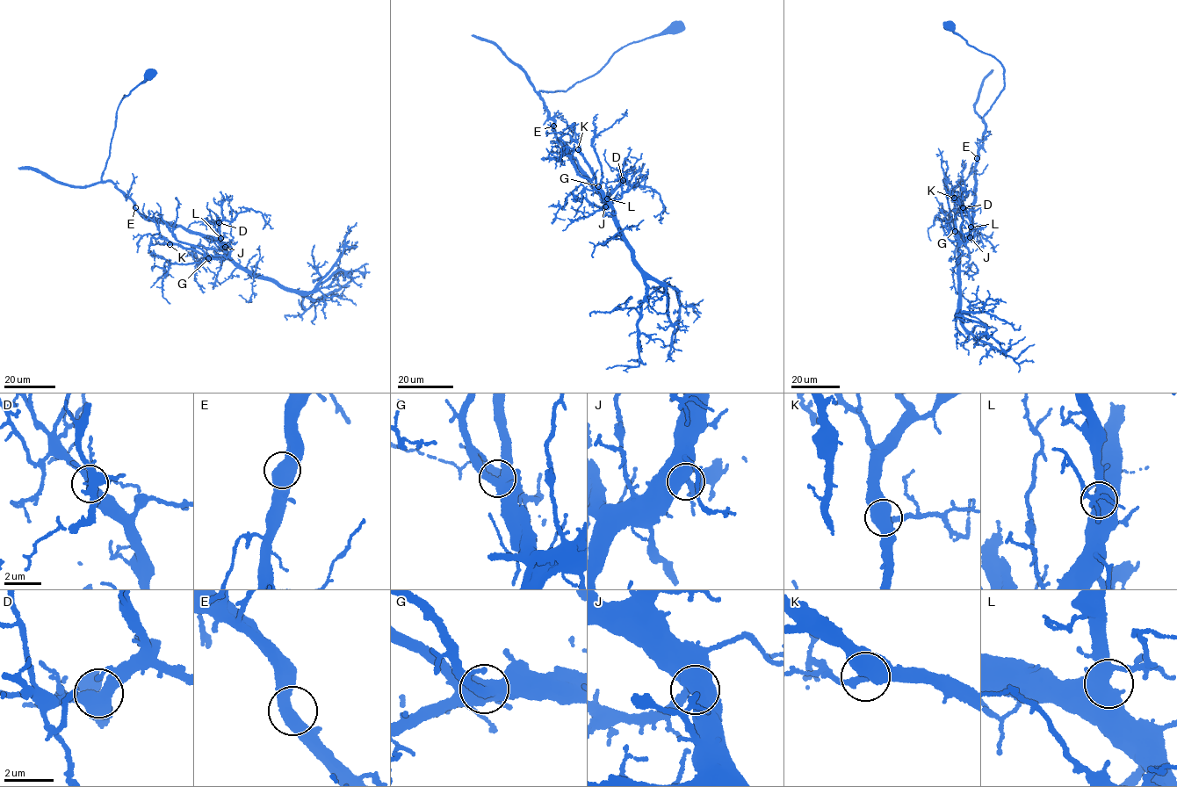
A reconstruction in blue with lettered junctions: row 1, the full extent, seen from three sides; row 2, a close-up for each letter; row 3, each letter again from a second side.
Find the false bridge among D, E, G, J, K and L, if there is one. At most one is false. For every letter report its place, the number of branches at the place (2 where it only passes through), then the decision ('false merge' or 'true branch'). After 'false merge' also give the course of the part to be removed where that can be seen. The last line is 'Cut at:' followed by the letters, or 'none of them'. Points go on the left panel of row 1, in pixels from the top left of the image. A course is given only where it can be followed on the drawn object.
D: (219, 222) | 3 | true branch
E: (135, 207) | 2 | true branch
G: (208, 258) | 2 | true branch
J: (225, 247) | 2 | true branch
K: (169, 244) | 2 | true branch
L: (220, 238) | 3 | true branch
Cut at: none of them

